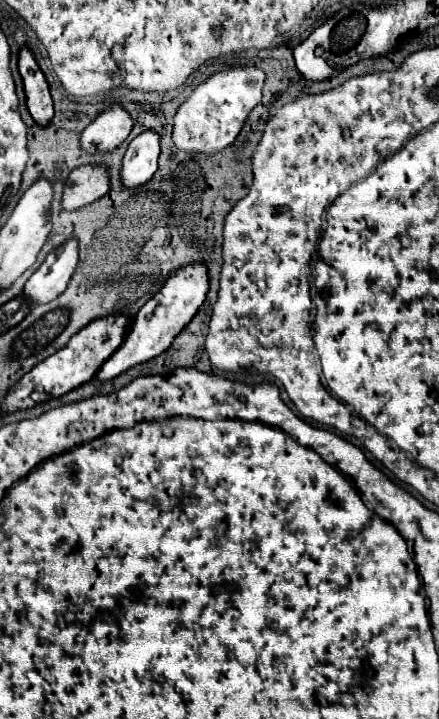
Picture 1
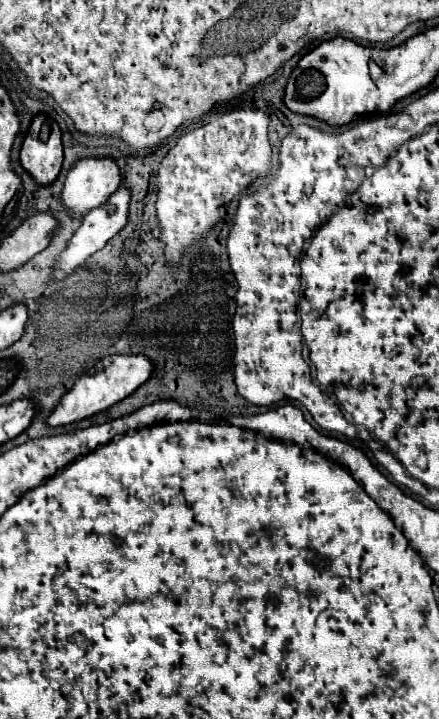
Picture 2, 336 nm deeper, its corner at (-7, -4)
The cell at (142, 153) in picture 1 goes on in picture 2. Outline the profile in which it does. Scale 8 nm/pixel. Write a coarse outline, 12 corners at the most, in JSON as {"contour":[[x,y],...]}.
{"contour":[[131,190],[91,210],[59,256],[61,280],[101,250],[129,216]]}

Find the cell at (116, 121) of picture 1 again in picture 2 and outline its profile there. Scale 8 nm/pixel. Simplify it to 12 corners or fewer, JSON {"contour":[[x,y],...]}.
{"contour":[[81,158],[69,170],[63,204],[83,216],[121,186],[113,158]]}

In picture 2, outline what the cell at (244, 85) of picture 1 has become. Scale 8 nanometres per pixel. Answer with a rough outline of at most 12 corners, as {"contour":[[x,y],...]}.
{"contour":[[233,108],[159,166],[165,258],[271,170],[269,118]]}

